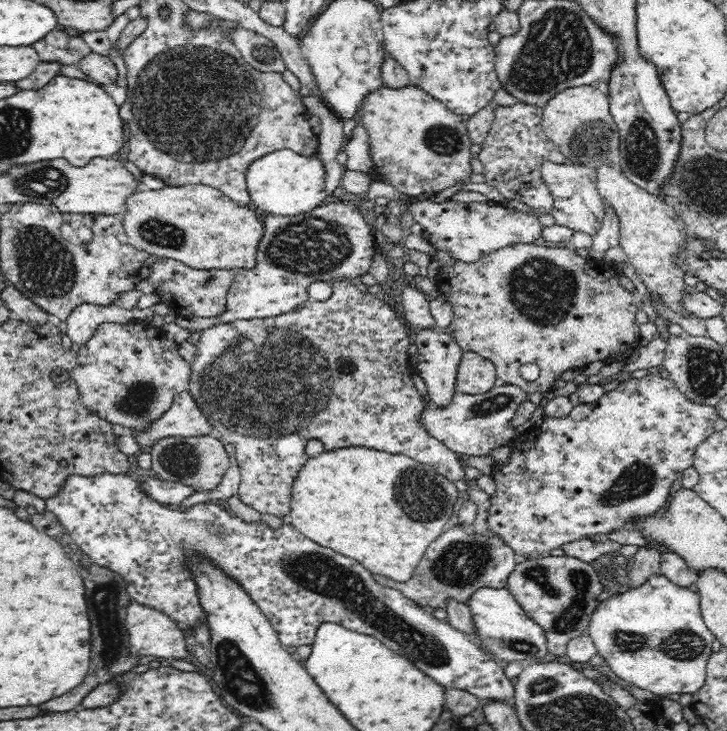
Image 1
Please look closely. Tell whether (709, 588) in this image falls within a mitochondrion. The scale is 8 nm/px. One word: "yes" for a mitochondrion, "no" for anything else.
no

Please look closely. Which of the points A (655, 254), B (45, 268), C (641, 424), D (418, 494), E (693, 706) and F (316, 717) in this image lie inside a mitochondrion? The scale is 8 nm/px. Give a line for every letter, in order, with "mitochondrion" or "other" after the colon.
A: other
B: mitochondrion
C: other
D: mitochondrion
E: other
F: other

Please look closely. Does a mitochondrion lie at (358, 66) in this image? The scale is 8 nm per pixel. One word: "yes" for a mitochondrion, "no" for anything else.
no

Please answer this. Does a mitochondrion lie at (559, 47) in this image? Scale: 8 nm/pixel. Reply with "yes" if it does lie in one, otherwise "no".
yes

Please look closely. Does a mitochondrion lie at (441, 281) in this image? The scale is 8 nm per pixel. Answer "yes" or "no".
no

